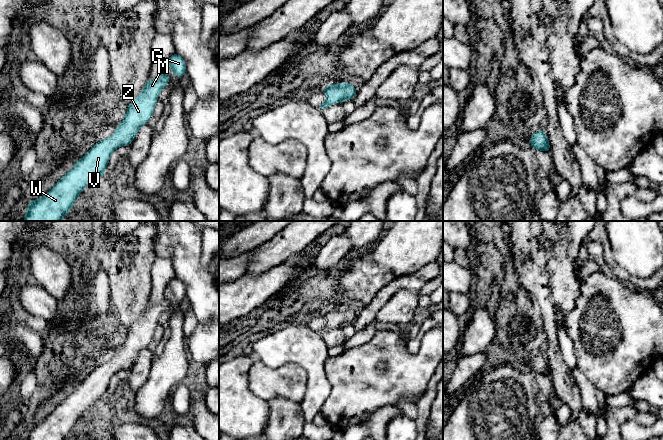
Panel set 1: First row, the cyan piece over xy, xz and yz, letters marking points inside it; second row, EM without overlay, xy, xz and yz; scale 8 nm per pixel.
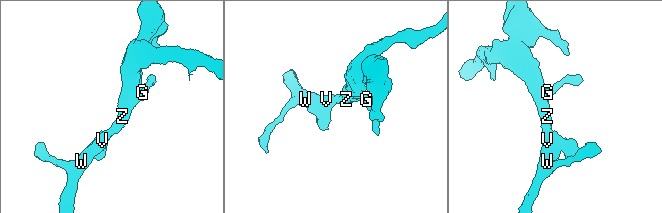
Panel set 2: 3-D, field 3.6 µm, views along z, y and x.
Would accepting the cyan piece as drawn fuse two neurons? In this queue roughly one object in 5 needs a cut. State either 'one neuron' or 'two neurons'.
one neuron

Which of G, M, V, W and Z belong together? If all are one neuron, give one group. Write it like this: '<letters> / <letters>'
G M V W Z

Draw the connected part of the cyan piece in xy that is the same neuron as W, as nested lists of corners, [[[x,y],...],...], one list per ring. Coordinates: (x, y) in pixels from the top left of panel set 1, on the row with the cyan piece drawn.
[[[165,71],[158,79],[148,79],[140,95],[128,105],[127,113],[123,121],[116,127],[113,135],[96,143],[45,196],[29,202],[26,215],[23,217],[24,221],[60,221],[62,217],[67,215],[83,189],[96,177],[106,175],[105,168],[108,165],[112,152],[119,146],[130,145],[139,128],[148,123],[153,115],[159,93],[168,84],[169,80],[169,74]]]

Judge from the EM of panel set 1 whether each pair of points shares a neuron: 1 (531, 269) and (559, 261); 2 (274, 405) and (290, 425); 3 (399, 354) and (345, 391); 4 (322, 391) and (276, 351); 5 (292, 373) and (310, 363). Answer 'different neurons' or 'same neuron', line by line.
1: different neurons
2: same neuron
3: same neuron
4: same neuron
5: different neurons

